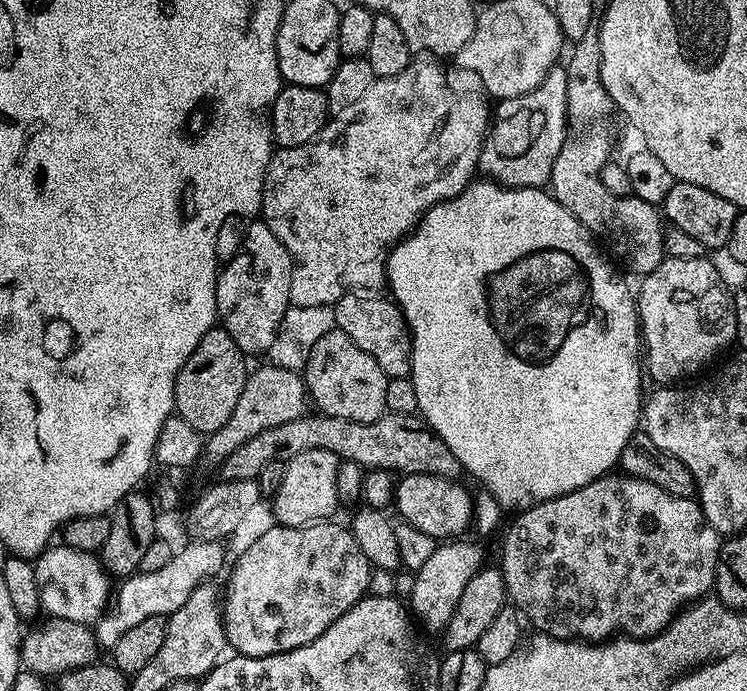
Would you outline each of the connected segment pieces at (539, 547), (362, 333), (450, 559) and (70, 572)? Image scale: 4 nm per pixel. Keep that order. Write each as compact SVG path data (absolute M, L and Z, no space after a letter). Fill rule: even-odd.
M609 474L570 494L562 494L553 500L543 500L541 504L533 504L532 507L523 509L517 516L520 517L509 526L508 533L504 536L504 545L500 548L500 561L498 561L500 573L504 575L504 585L508 590L507 599L519 609L527 623L529 620L536 627L537 633L553 636L555 640L603 642L617 634L623 634L628 638L656 636L688 605L707 597L716 583L716 563L722 543L720 533L706 522L695 499L683 500L674 494L666 494L666 490L654 486L649 480L623 474Z
M344 296L336 301L335 327L341 328L361 350L366 350L384 373L393 376L408 376L412 370L412 335L408 333L408 324L395 300L380 296ZM385 299L385 300L384 300Z
M451 540L437 545L432 557L413 575L412 590L410 592L410 608L417 621L430 632L443 633L454 608L466 585L471 578L483 567L484 561L481 548L467 540Z
M49 546L35 557L41 609L49 617L79 624L95 625L110 603L110 577L99 555L67 546Z

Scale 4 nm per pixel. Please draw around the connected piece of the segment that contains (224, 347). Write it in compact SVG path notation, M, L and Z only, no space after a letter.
M213 326L198 342L194 354L186 358L182 370L176 376L174 386L175 415L181 416L194 430L207 434L218 430L230 421L231 414L238 403L238 396L242 393L243 384L250 373L249 366L244 365L246 357L236 347L234 338L223 326Z

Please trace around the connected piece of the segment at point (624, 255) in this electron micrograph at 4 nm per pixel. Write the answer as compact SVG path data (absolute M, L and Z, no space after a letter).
M599 31L587 32L571 48L567 53L568 64L563 65L566 74L568 127L562 150L558 150L558 158L554 158L550 194L561 206L570 210L570 214L574 214L574 218L578 218L578 222L587 232L592 233L617 261L620 259L636 278L643 278L650 275L666 258L666 224L657 205L642 202L642 198L637 196L619 196L606 190L600 171L602 166L606 166L613 159L612 147L616 144L618 116L616 104L610 94L606 94L606 86L602 86Z

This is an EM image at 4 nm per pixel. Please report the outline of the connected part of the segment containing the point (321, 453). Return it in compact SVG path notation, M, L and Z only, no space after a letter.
M306 450L306 454L287 461L282 486L270 500L275 523L285 528L307 528L309 524L327 521L331 517L328 515L338 508L336 483L340 464L340 457L330 450Z

